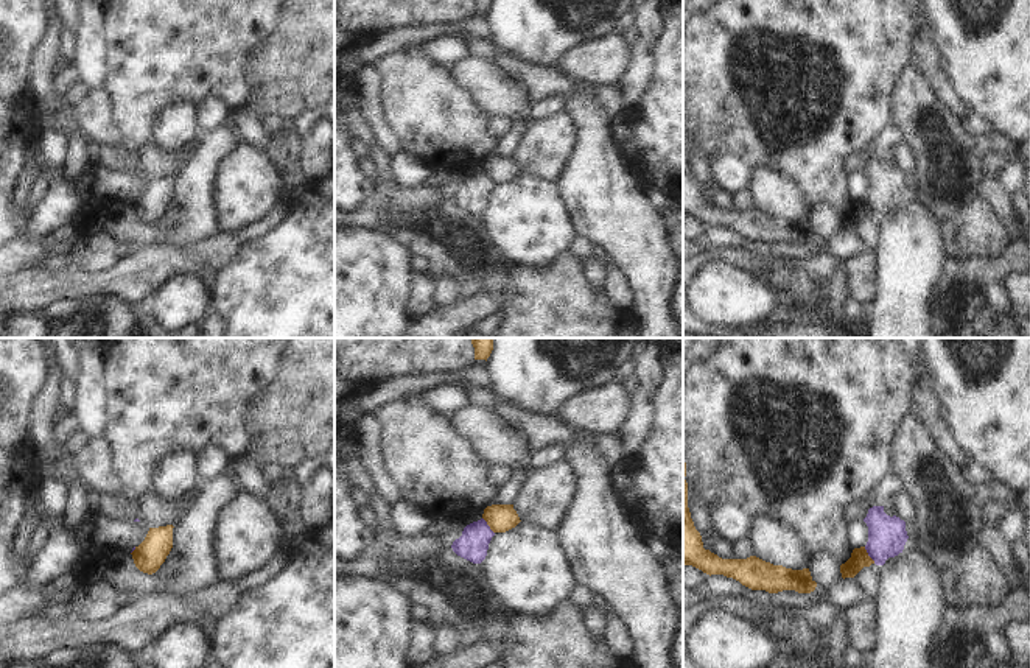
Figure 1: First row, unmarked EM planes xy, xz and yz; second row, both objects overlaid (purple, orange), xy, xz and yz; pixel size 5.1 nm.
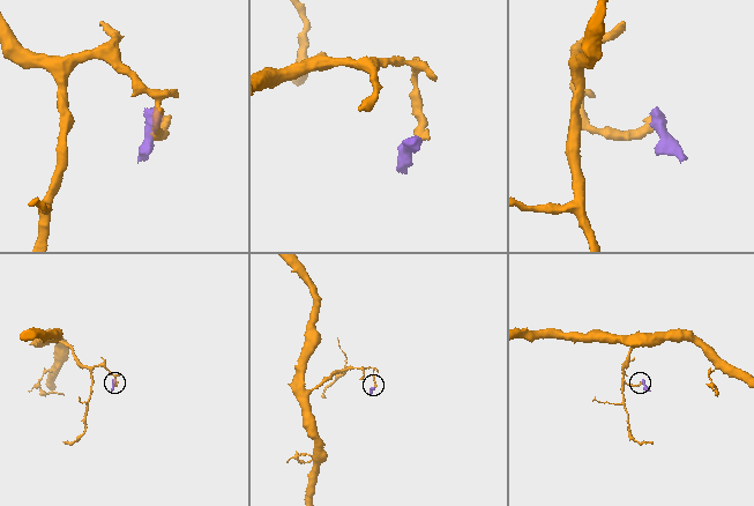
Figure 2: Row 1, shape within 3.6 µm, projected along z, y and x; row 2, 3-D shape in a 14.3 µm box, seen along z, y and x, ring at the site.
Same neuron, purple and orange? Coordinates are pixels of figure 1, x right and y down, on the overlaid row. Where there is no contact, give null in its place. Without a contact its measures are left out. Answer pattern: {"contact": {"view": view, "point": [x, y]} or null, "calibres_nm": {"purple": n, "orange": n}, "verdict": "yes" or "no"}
{"contact": {"view": "yz", "point": [868, 555]}, "calibres_nm": {"purple": 200, "orange": 100}, "verdict": "no"}

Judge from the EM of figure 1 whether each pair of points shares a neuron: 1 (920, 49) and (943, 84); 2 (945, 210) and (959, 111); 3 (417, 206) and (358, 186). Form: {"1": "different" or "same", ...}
{"1": "same", "2": "different", "3": "different"}

